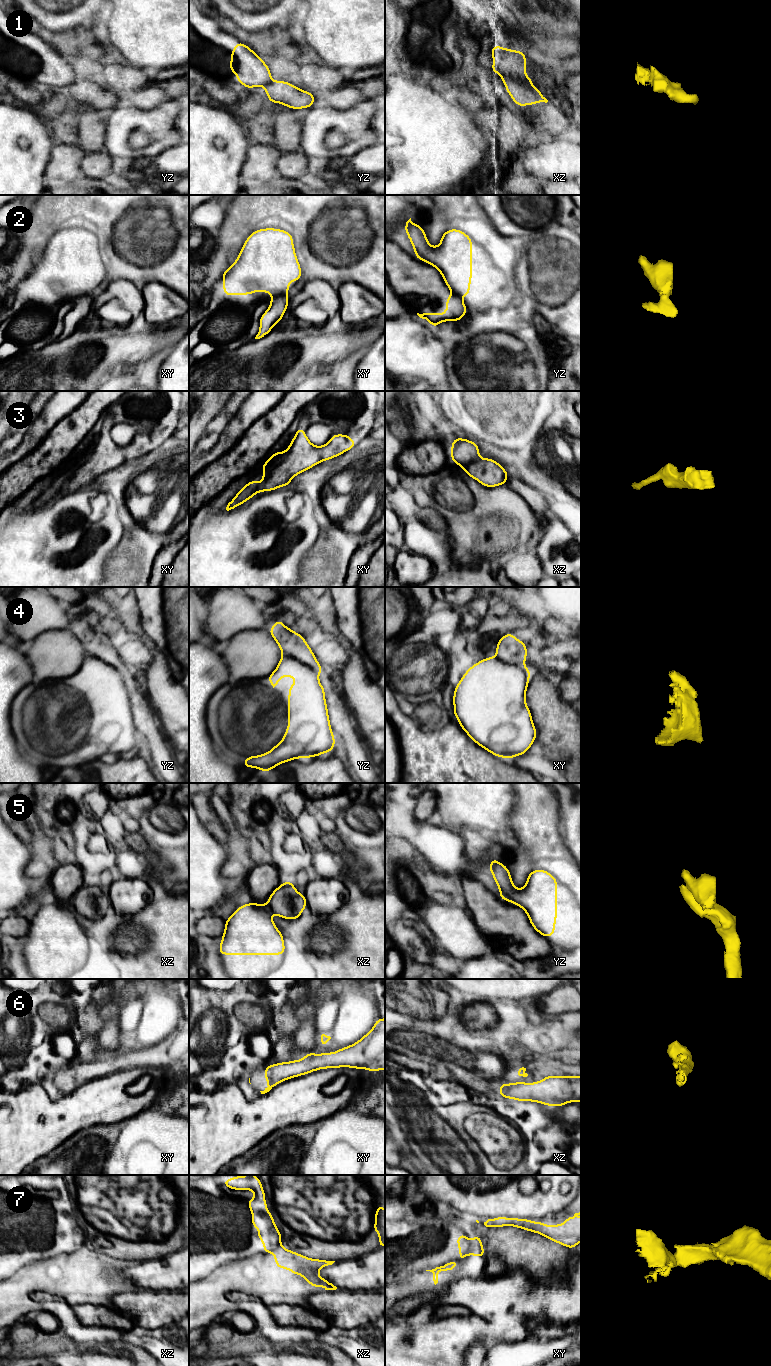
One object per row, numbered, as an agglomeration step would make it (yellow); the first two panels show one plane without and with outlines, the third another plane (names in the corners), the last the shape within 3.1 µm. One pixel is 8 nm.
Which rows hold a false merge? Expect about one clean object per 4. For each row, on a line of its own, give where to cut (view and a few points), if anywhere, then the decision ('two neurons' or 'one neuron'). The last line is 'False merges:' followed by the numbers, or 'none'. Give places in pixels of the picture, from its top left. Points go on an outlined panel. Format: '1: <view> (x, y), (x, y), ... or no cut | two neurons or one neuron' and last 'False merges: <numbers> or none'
1: xz (504, 76), (522, 79), (531, 84) | two neurons
2: xy (285, 294), (274, 296) | two neurons
3: xy (282, 453), (260, 482), (257, 492) | two neurons
4: yz (283, 654), (297, 658), (318, 674) | two neurons
5: xz (267, 903), (271, 911) | two neurons
6: no cut | one neuron
7: xy (470, 1241), (470, 1250), (467, 1254) | two neurons
False merges: 1, 2, 3, 4, 5, 7

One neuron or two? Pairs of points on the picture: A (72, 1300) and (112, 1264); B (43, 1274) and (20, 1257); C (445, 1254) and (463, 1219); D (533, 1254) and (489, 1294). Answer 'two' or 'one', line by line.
A: one
B: two
C: two
D: two

